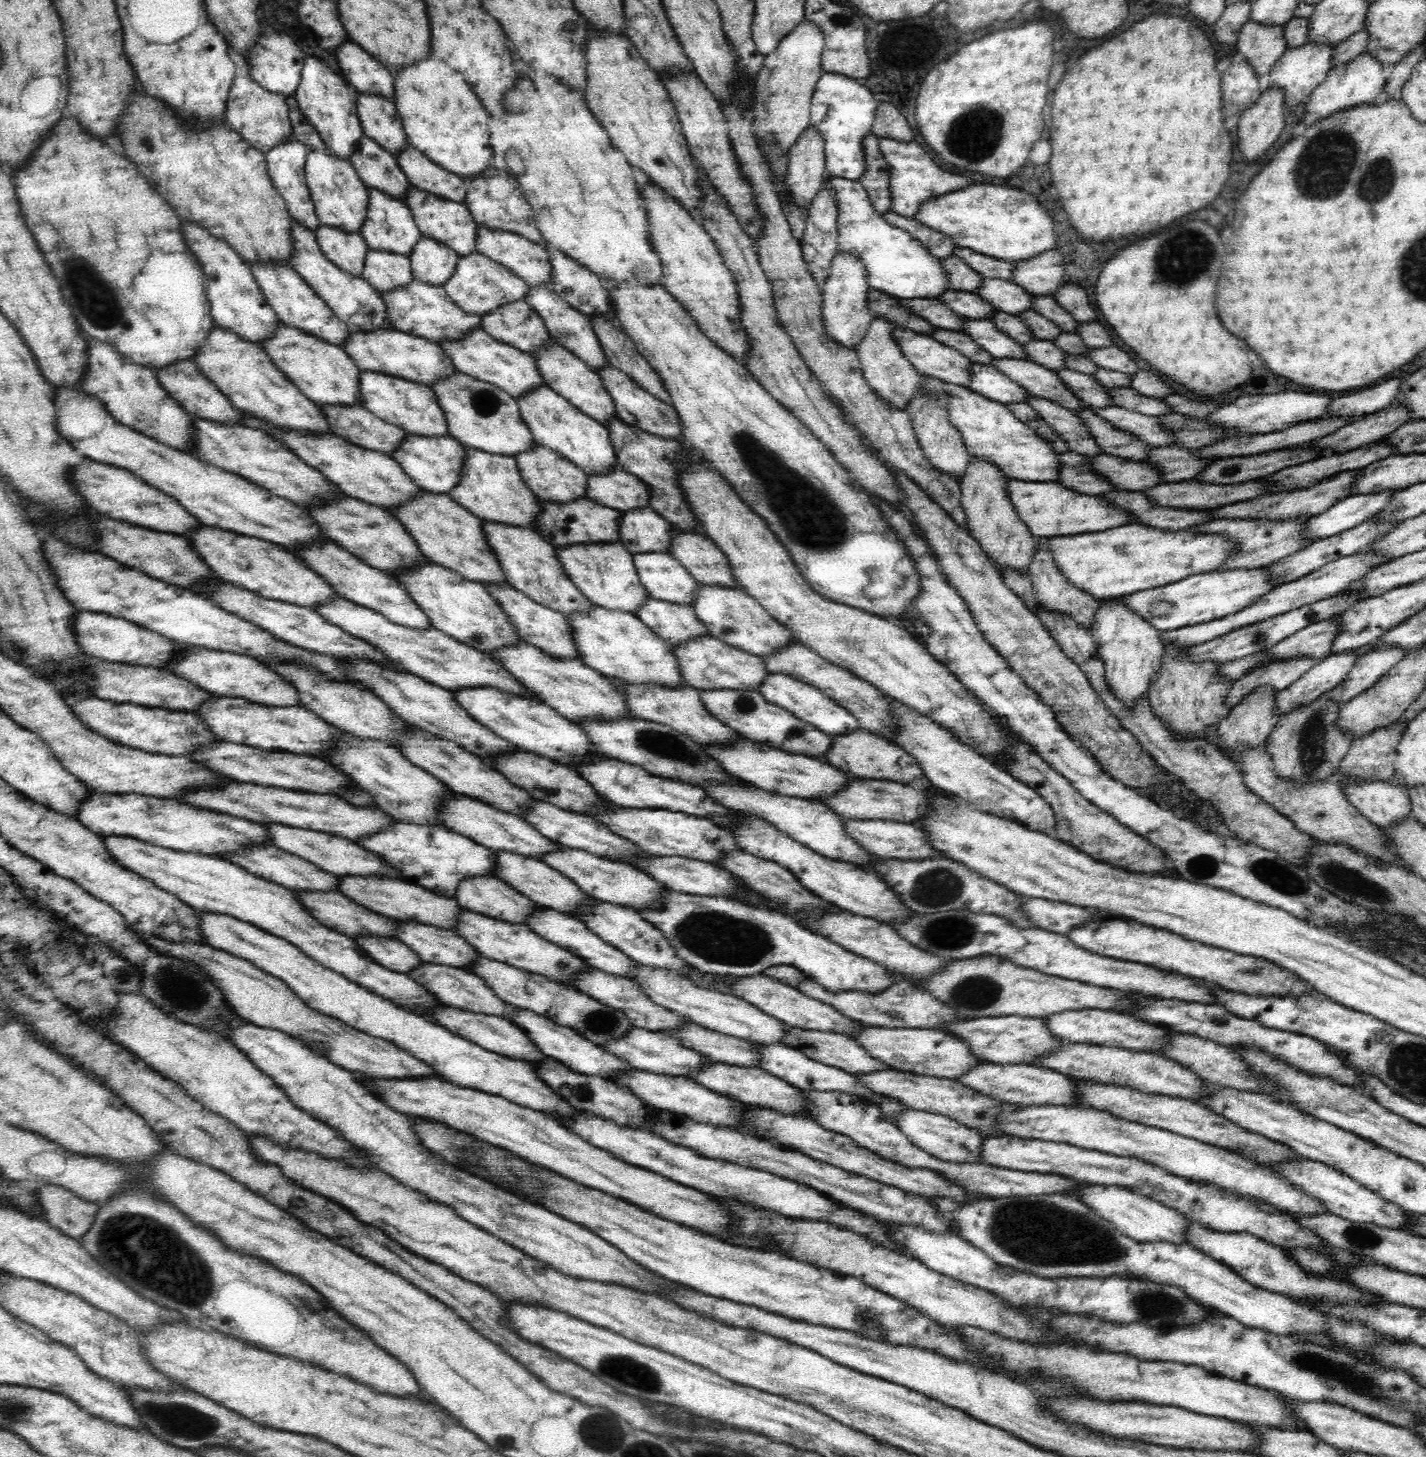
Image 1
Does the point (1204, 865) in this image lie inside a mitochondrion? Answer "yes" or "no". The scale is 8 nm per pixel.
yes

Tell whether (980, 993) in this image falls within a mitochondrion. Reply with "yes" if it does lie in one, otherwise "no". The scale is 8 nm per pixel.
yes

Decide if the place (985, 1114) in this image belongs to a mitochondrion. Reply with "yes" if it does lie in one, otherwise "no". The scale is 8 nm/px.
yes

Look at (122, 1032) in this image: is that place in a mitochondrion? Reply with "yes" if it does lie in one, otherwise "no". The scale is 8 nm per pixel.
no

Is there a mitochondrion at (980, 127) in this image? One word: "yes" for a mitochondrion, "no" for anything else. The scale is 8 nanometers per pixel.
yes

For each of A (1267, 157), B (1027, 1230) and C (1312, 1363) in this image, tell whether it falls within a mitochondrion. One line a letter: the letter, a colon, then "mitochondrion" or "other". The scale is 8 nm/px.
A: other
B: mitochondrion
C: mitochondrion

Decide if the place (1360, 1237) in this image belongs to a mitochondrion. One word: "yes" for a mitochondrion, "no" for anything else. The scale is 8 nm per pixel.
yes

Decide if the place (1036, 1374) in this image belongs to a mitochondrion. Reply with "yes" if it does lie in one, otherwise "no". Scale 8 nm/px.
no

